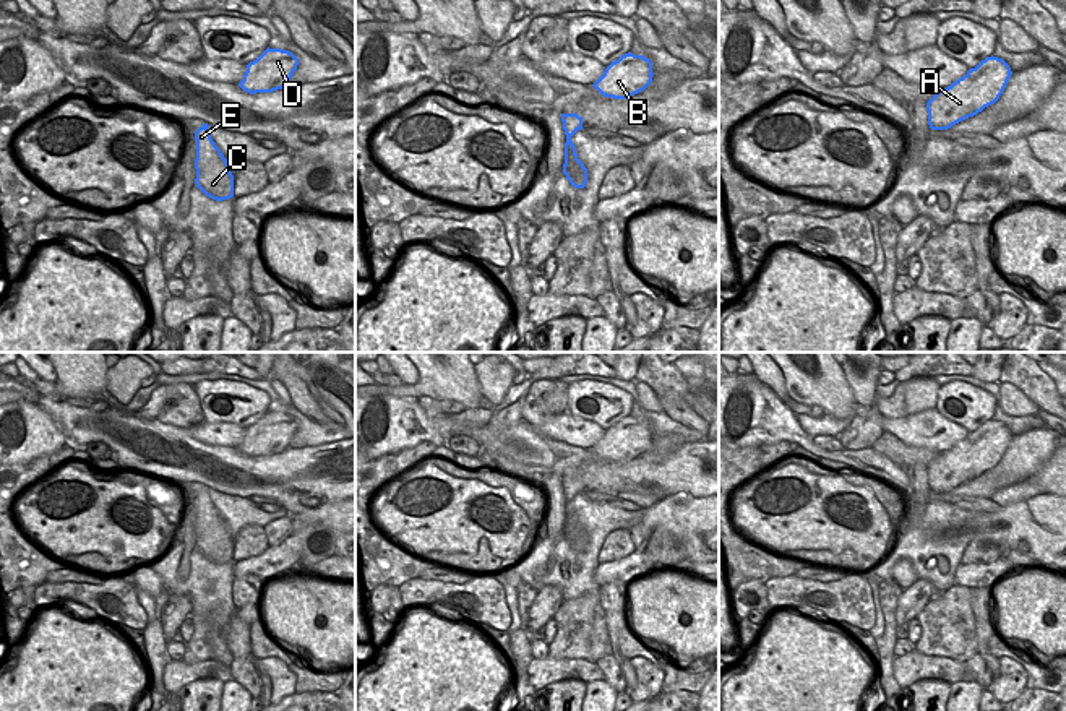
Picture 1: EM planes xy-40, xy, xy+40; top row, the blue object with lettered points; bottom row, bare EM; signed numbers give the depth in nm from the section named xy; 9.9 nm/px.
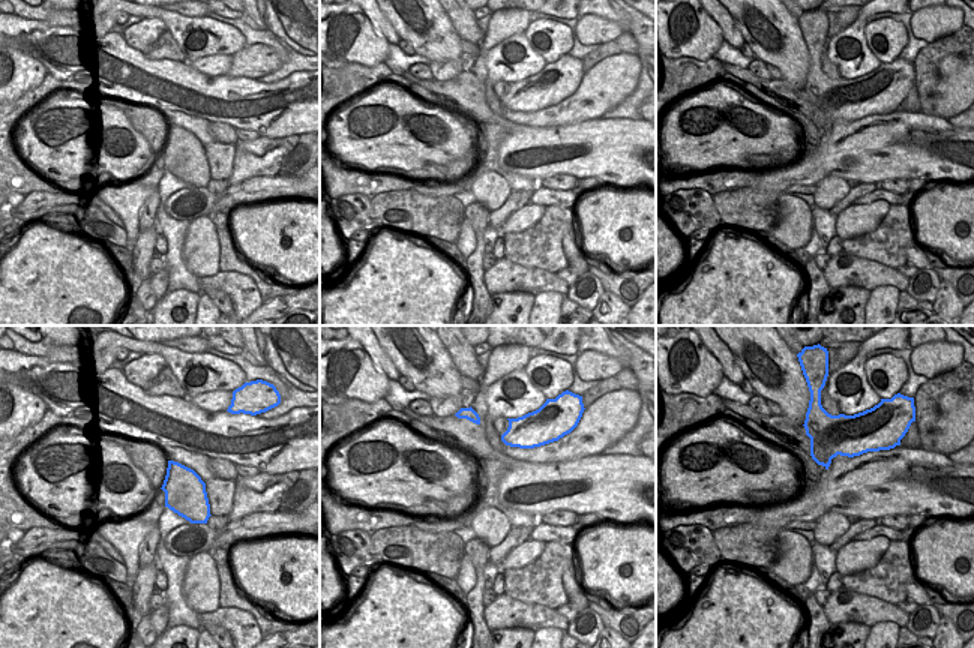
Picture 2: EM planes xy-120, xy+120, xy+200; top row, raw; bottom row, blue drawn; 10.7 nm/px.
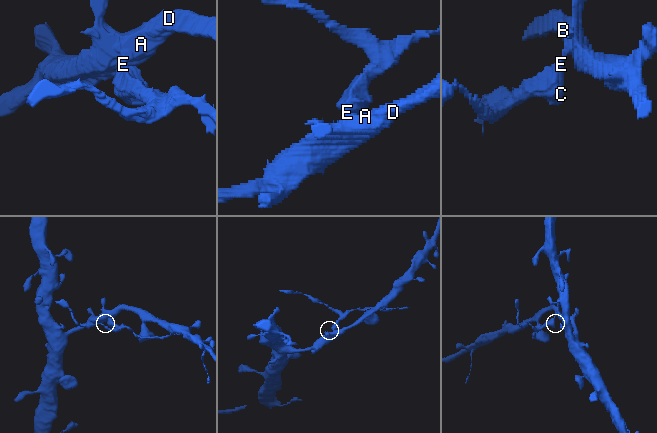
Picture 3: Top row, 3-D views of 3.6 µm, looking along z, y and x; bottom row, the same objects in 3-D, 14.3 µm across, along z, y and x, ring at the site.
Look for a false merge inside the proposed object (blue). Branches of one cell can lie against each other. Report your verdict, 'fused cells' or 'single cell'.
fused cells

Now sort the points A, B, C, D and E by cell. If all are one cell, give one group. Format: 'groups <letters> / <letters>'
groups A B D / C E

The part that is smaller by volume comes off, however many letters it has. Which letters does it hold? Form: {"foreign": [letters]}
{"foreign": ["C", "E"]}

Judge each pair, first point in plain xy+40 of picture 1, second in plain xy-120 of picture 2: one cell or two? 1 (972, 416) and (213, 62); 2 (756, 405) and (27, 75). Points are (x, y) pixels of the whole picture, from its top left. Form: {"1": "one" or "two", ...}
{"1": "two", "2": "one"}

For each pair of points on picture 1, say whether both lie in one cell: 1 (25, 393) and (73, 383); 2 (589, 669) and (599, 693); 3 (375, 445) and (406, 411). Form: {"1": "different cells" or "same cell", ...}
{"1": "same cell", "2": "different cells", "3": "same cell"}

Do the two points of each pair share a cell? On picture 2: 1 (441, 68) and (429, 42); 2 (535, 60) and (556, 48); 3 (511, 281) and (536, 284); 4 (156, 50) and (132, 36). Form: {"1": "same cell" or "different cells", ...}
{"1": "different cells", "2": "different cells", "3": "same cell", "4": "different cells"}

